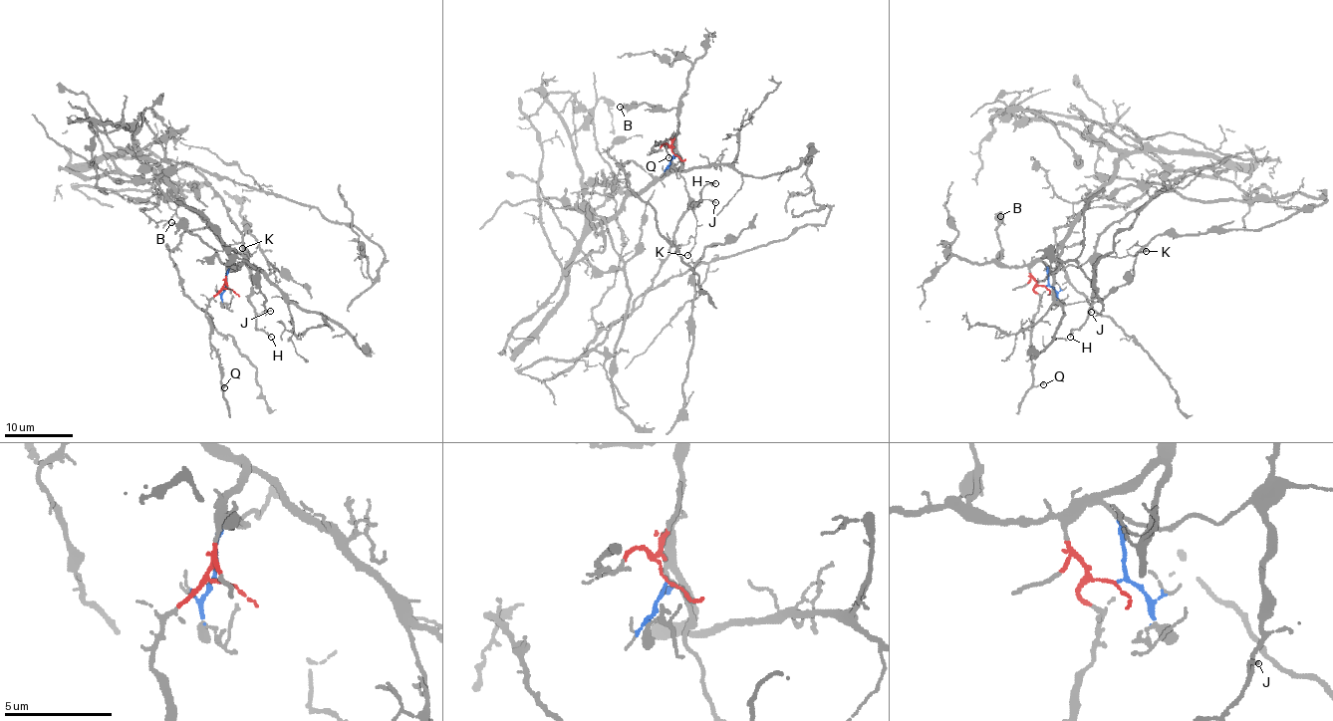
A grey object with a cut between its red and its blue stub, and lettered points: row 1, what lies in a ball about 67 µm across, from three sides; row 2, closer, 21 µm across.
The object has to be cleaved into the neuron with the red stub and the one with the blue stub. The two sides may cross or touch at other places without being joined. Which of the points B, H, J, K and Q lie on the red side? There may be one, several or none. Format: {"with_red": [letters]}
{"with_red": ["B", "Q"]}

